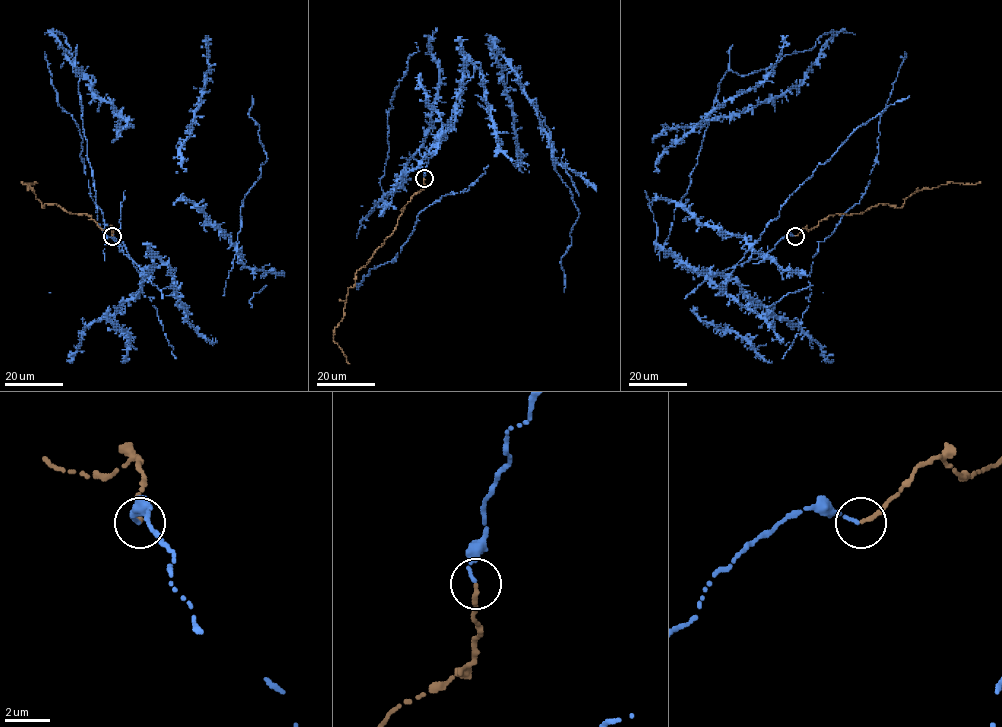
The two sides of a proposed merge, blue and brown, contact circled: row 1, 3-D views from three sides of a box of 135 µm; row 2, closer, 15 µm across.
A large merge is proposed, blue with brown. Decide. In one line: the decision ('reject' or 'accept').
accept

